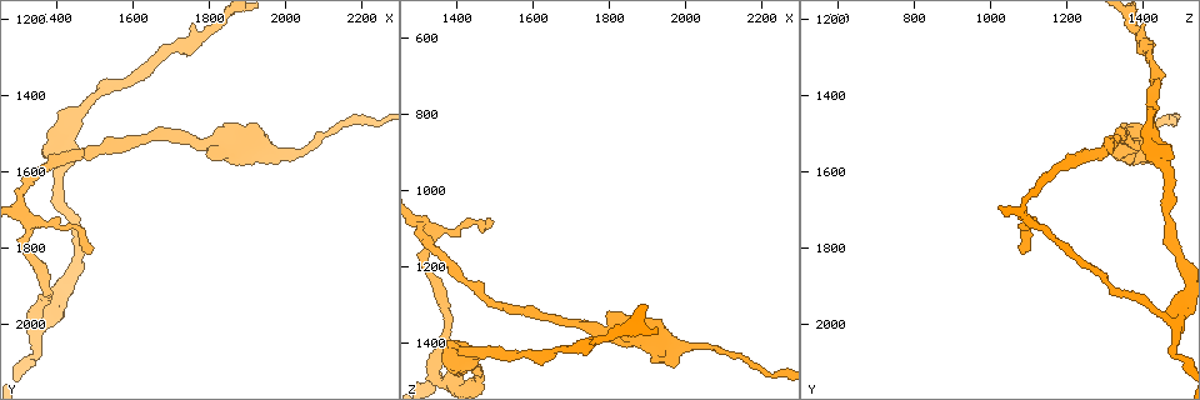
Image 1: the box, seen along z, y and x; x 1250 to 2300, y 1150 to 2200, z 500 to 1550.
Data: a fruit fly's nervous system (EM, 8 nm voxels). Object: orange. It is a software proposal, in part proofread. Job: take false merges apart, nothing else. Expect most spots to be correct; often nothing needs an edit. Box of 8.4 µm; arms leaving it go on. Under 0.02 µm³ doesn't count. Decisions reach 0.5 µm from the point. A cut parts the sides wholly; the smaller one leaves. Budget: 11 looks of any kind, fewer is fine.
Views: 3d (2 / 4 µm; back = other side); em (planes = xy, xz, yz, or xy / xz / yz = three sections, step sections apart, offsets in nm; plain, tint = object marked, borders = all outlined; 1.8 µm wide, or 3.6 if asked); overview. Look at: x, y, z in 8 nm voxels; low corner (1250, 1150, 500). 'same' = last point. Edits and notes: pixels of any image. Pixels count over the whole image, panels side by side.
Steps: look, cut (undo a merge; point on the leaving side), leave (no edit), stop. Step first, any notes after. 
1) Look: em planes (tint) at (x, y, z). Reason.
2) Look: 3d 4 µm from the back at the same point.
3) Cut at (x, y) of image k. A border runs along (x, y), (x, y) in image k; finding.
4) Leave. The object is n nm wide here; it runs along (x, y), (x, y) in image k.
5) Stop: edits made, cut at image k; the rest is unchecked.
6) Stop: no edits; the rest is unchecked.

Look: em planes (tint) at (1670, 1300, 1415).

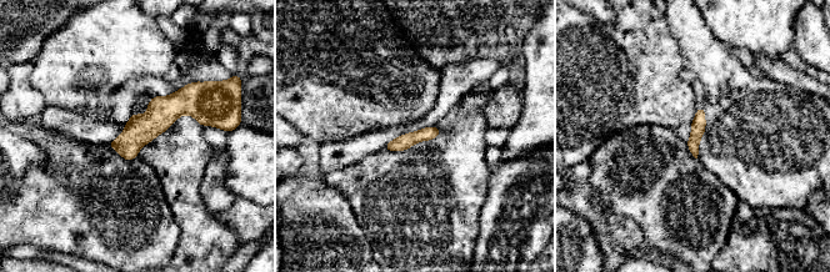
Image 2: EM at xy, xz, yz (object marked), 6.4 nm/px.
Leave. It runs along (208, 119), (168, 109), (114, 144) in image 2; continuous, no second neuron.

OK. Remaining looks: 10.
Look: em planes (borders) at (1775, 1525, 1365). Thick turns thin.

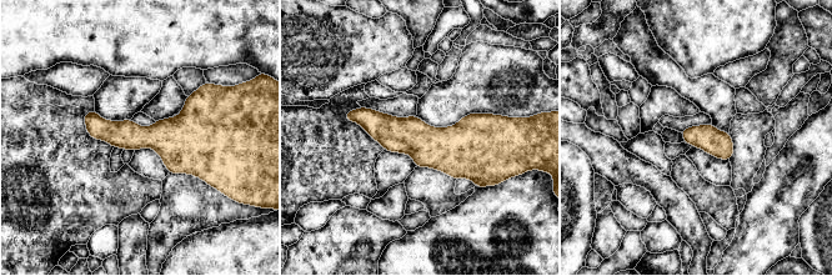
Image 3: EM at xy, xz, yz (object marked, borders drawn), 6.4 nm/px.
Leave. It runs along (350, 115), (415, 138), (495, 130) in image 3; one neuron here.

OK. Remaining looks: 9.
Look: 3d 2 µm at (1330, 1730, 1100). Branch point.

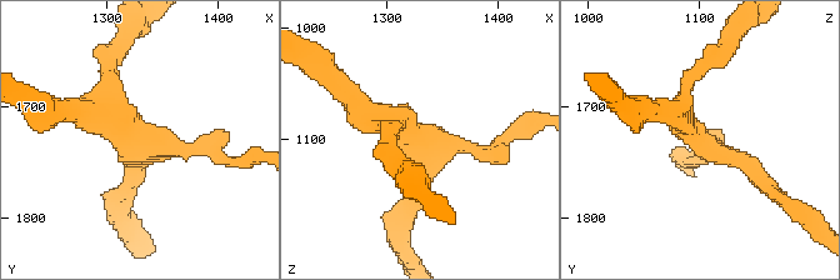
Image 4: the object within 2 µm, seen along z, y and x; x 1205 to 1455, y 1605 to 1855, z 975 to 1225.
Look: em xz step 8 (tint) at (1330, 1736, 1102). Now the EM.

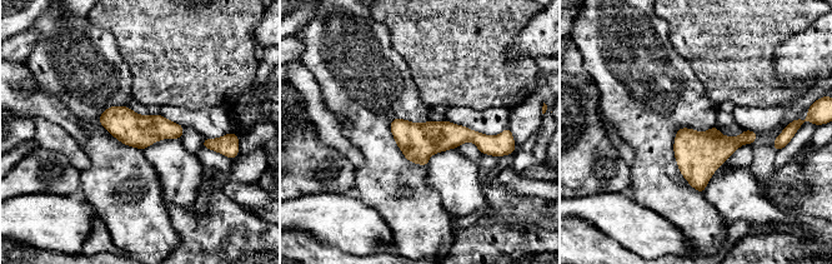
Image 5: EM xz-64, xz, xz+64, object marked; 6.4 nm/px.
Look: em planes (borders) at the same point. Another direction.

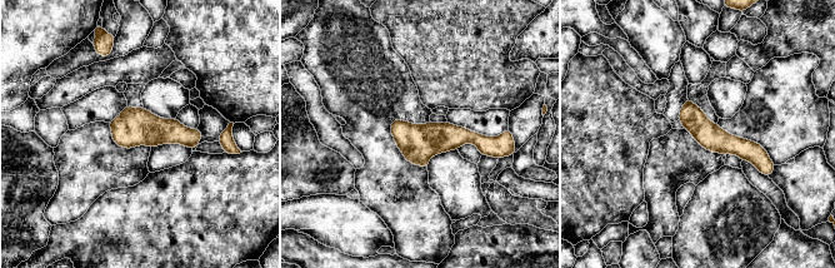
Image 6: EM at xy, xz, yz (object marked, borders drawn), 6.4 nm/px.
Leave. It runs along (394, 124), (408, 137), (495, 140) in image 6; all the same neuron.

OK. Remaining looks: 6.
Look: 3d 4 µm from the back at (1340, 1990, 1485). Abrupt turn.

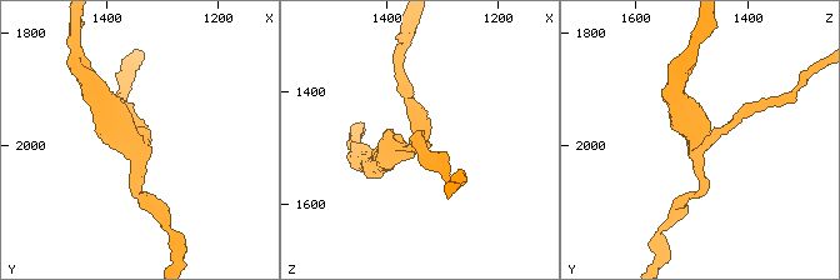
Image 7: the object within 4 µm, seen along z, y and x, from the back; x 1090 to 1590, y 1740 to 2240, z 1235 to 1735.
Look: em planes (borders) at the same point. 3 arms meet here.

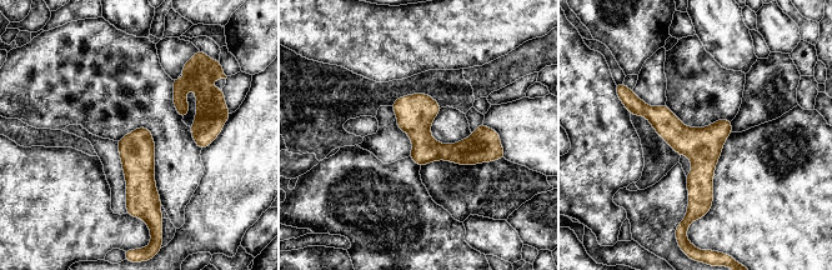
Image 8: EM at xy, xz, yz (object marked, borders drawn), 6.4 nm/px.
Leave. It runs along (633, 98), (700, 158), (692, 209) in image 8; all the same neuron.

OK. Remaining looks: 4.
Stop: no edits; the rest is unchecked.

